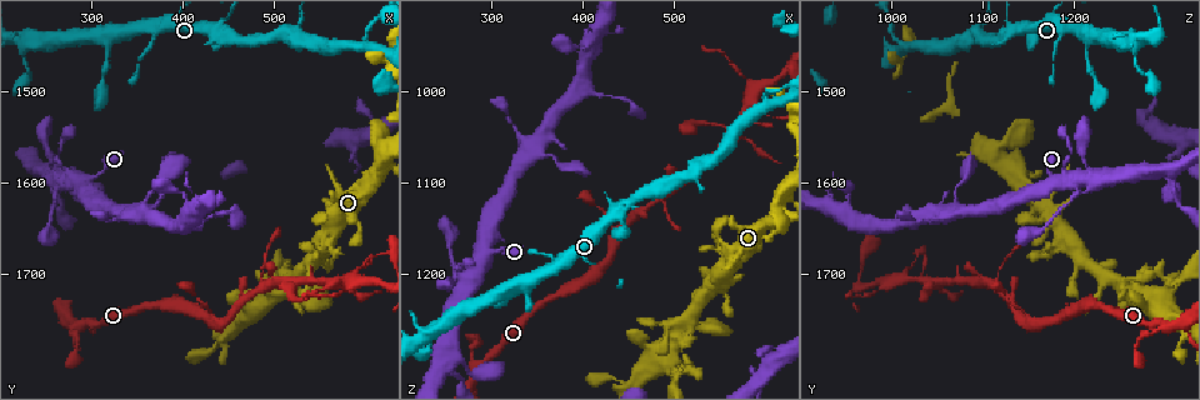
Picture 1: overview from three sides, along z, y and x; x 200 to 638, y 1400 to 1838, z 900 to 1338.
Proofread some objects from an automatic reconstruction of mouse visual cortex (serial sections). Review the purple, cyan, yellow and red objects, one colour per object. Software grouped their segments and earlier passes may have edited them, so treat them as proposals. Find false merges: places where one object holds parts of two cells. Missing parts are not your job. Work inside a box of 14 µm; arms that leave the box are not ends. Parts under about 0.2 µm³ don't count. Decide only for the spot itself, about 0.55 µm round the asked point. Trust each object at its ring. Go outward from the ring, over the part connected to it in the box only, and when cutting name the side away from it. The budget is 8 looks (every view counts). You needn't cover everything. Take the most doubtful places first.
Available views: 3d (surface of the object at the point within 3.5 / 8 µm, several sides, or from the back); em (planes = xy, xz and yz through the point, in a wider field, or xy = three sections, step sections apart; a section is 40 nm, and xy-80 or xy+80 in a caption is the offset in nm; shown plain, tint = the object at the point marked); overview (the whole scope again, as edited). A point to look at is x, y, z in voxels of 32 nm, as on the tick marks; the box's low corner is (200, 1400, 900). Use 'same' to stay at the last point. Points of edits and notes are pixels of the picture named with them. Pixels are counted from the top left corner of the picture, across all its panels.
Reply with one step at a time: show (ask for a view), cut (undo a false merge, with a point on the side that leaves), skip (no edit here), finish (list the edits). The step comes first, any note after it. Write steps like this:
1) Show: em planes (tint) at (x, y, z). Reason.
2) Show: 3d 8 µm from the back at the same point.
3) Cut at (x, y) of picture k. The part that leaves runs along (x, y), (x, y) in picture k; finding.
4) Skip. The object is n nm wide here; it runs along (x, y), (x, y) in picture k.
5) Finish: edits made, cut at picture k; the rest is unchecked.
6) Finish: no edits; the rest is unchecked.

Show: 3d 8 µm from the back at (510, 1695, 1285).

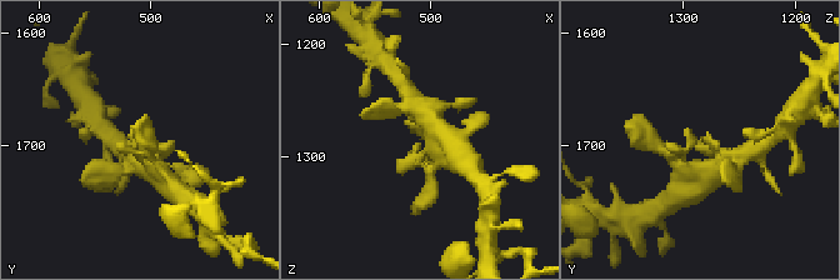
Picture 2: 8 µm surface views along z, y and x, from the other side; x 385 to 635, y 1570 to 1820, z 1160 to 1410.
Show: em xy step 2 (tint) at (510, 1696, 1288). Need the tissue.

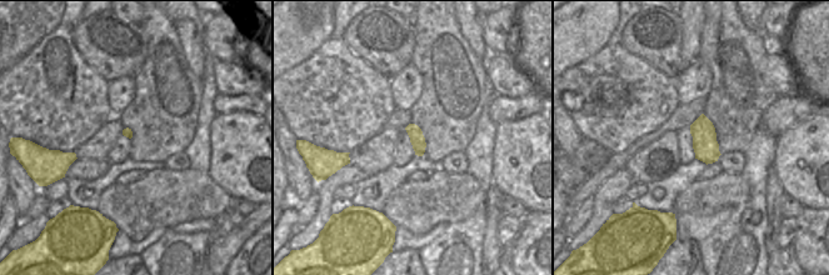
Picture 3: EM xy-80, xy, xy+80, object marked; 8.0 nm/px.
Skip. The object is 120 nm wide here; it runs along (720, 169), (686, 128) in picture 2; continuous, no second cell.

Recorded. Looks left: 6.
Show: 3d 3.5 µm from the back at (275, 1595, 1215). Sudden change in width.

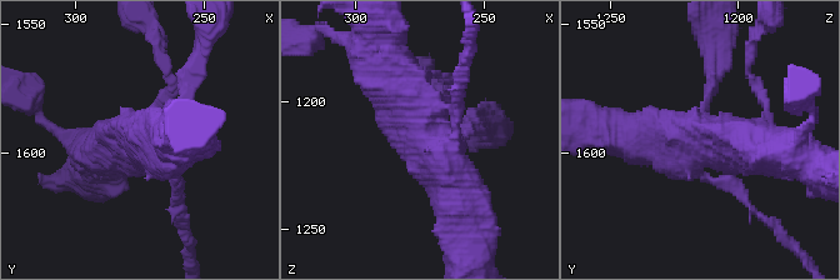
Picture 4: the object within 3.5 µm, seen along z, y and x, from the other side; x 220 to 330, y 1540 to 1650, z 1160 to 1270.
Show: em xy step 3 (tint) at (273, 1595, 1214).

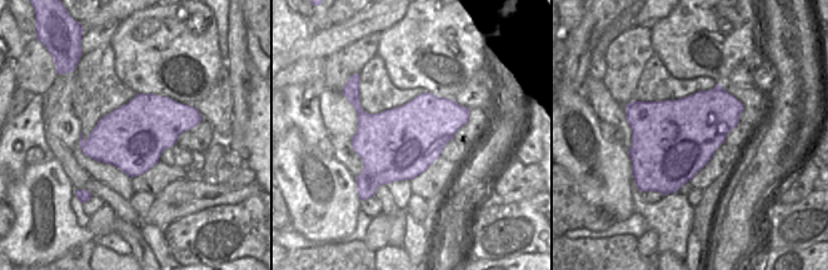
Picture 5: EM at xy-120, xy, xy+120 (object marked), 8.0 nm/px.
Skip. Continuous, no second cell.

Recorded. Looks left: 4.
Show: 3d 3.5 µm at (580, 1705, 1010). Three arms meet.

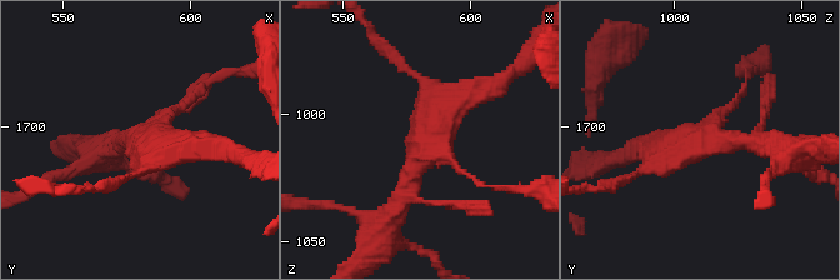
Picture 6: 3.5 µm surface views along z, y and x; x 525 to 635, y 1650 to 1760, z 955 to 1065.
Show: em xy step 1 (tint) at (584, 1705, 1012). Now the EM.

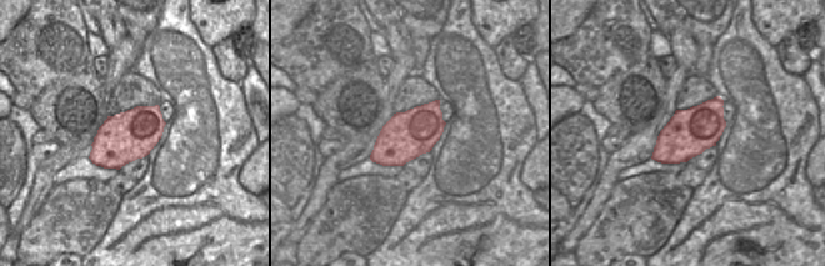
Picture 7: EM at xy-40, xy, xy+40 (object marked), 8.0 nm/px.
Show: em xy step 2 (tint) at the same point. Cut it another way.

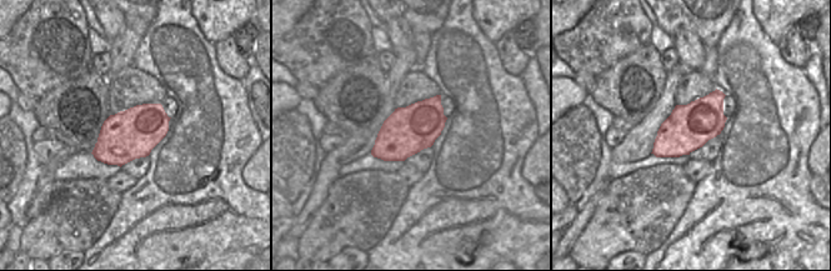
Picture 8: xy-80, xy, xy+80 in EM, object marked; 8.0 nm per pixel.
Skip. It runs along (389, 218), (439, 113), (478, 86) in picture 6; one cell here.

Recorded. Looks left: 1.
Finish: no edits; the rest is unchecked.

